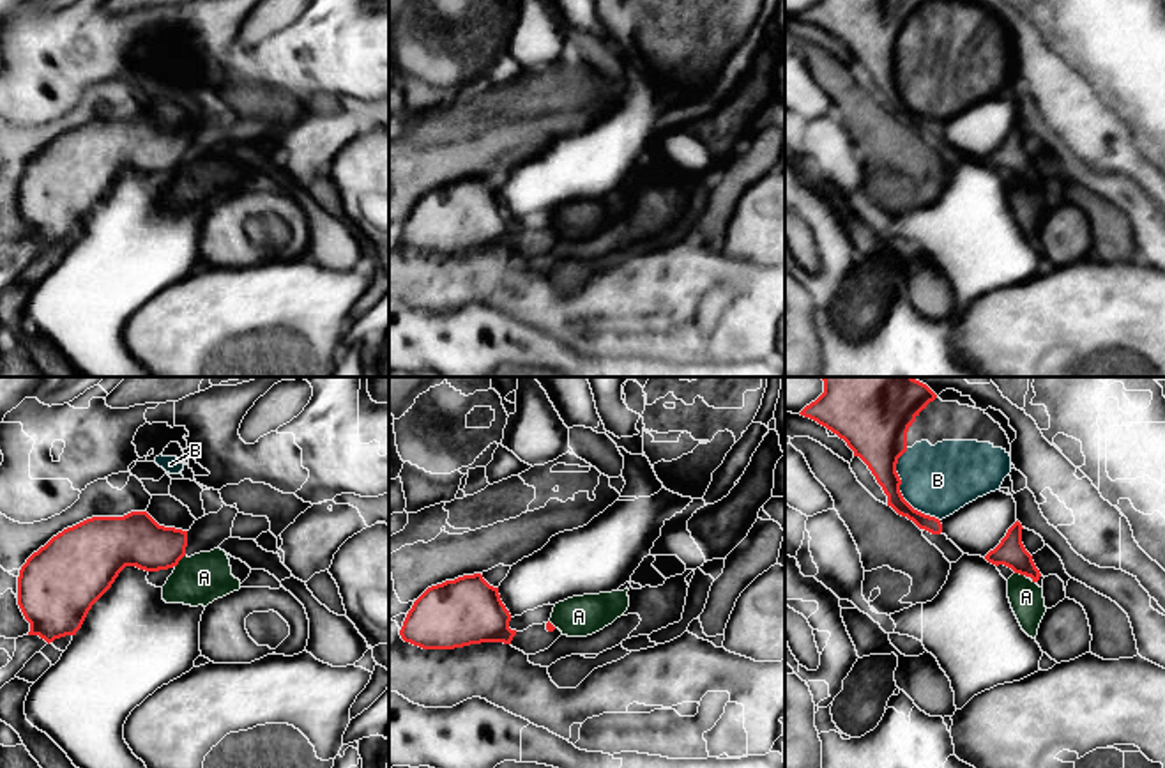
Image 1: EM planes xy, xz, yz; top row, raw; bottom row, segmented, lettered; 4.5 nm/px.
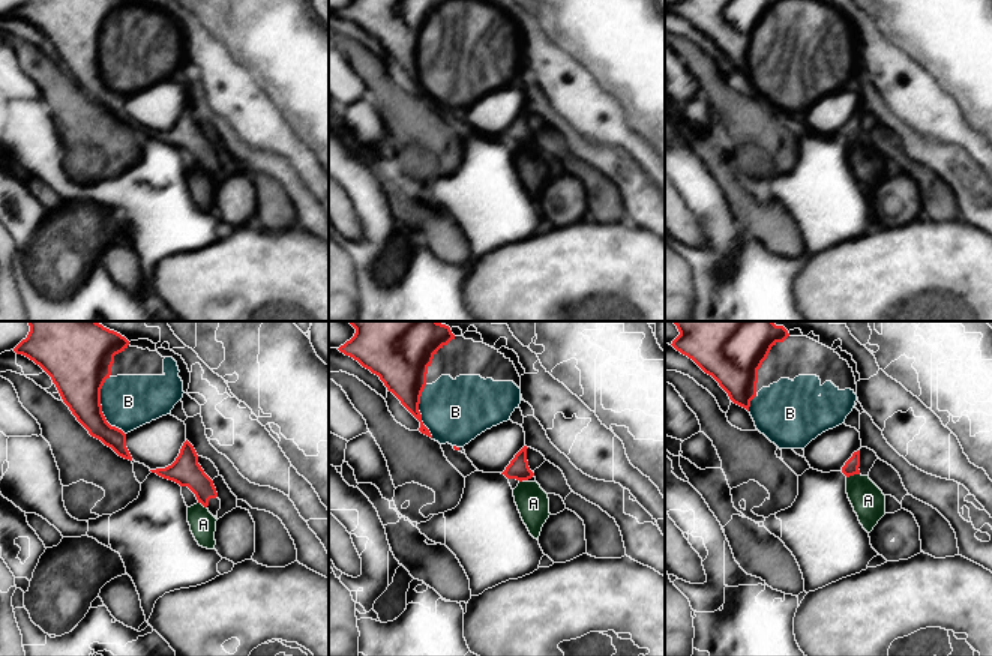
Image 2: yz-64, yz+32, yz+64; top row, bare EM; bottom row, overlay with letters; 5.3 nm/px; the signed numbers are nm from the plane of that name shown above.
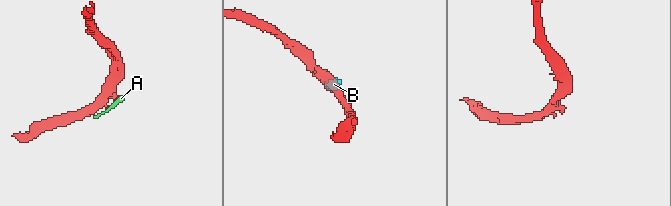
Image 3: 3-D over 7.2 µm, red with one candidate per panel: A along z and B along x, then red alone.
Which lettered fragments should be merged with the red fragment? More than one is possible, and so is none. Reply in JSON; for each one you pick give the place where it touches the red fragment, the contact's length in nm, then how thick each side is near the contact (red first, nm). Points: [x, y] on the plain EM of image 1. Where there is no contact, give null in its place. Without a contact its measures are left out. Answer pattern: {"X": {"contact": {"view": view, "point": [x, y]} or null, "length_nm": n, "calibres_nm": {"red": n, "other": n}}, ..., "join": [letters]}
{"B": {"contact": {"view": "yz", "point": [898, 94]}, "length_nm": 360, "calibres_nm": {"red": 240, "other": 320}}, "join": ["B"]}

